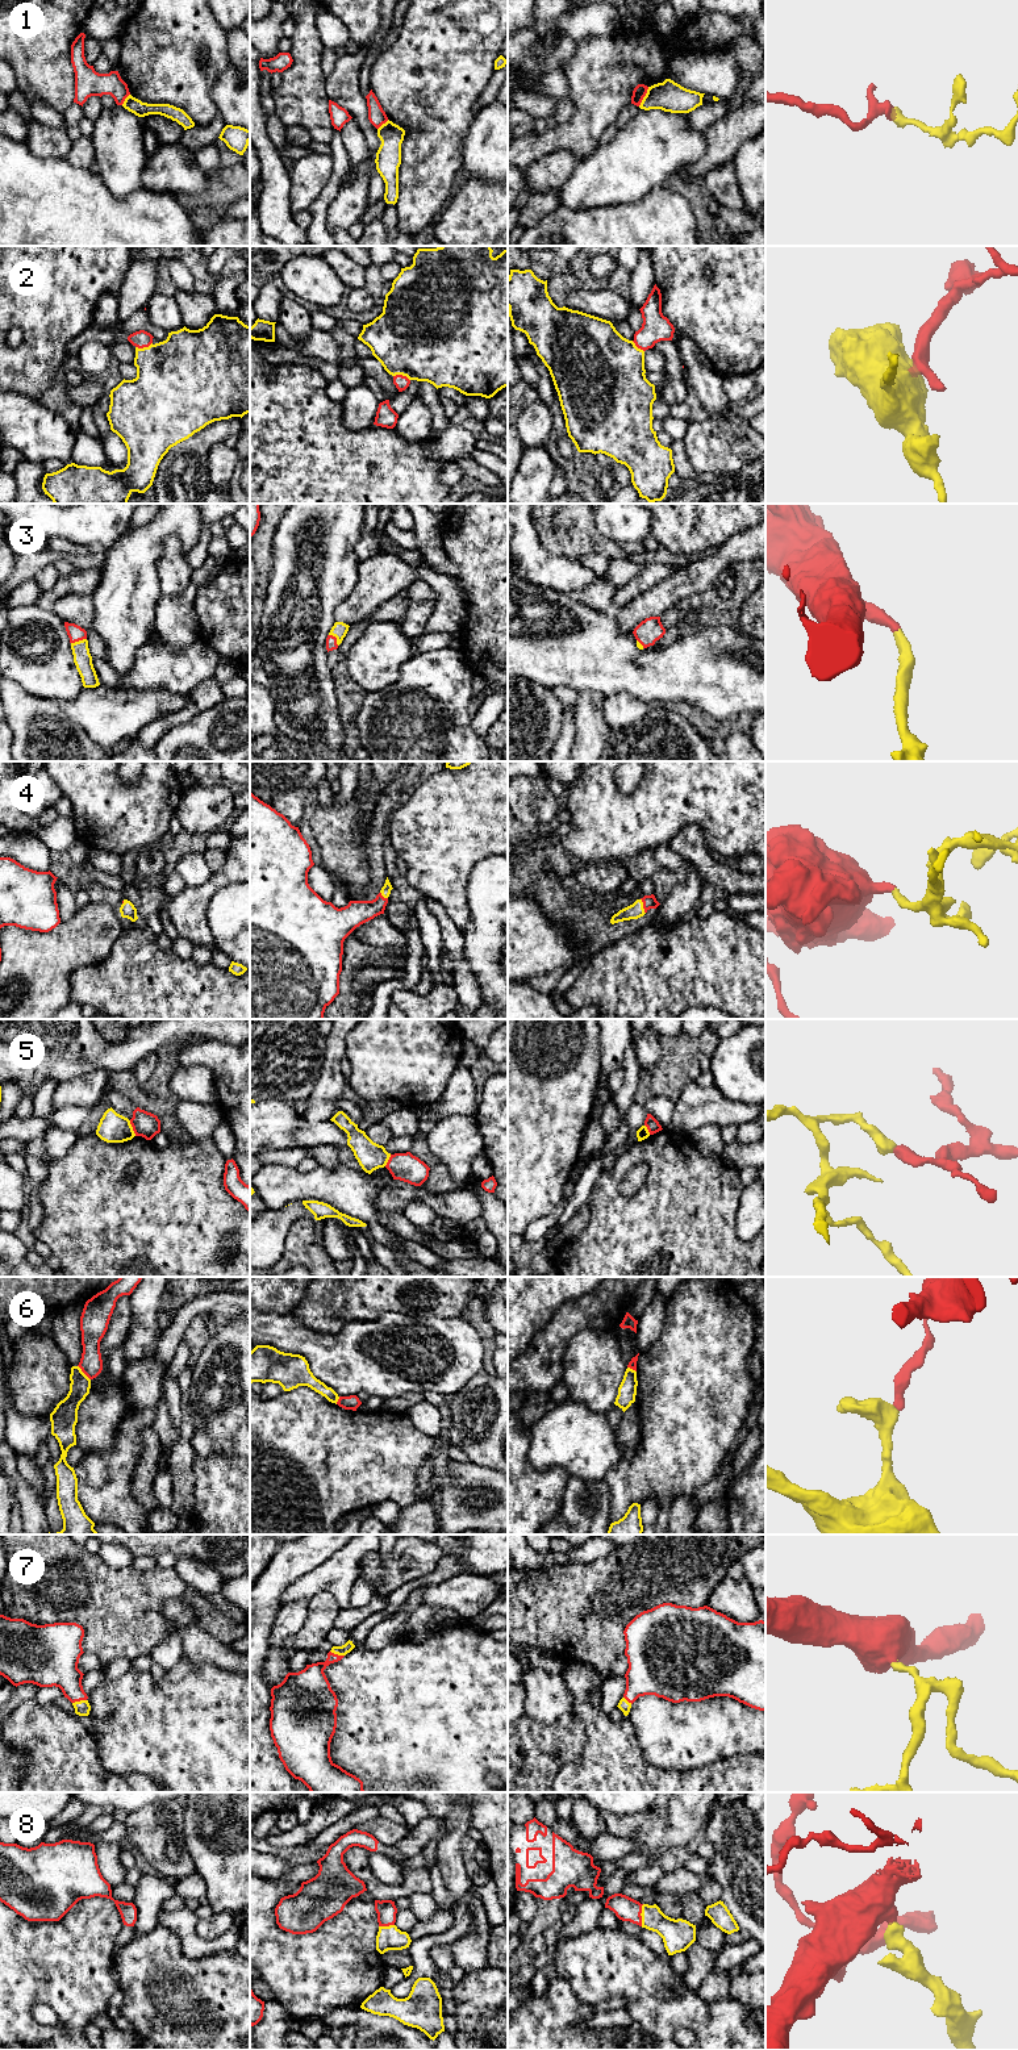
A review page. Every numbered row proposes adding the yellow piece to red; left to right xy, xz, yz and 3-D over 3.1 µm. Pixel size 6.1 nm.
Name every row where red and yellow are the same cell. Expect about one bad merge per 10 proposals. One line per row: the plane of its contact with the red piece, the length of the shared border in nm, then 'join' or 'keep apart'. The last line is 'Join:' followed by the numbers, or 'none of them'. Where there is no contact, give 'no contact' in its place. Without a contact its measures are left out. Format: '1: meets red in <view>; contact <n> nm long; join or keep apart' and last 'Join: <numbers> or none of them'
1: meets red in yz; contact 140 nm long; keep apart
2: meets red in xy; contact 110 nm long; join
3: meets red in xy; contact 100 nm long; join
4: meets red in yz; contact 100 nm long; join
5: meets red in xy; contact 100 nm long; keep apart
6: meets red in xy; contact 120 nm long; keep apart
7: meets red in xy; contact 90 nm long; join
8: meets red in yz; contact 140 nm long; join
Join: 2, 3, 4, 7, 8

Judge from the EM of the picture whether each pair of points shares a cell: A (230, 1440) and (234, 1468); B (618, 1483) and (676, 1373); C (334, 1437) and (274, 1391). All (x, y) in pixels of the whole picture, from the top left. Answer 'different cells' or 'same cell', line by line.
A: different cells
B: same cell
C: different cells

